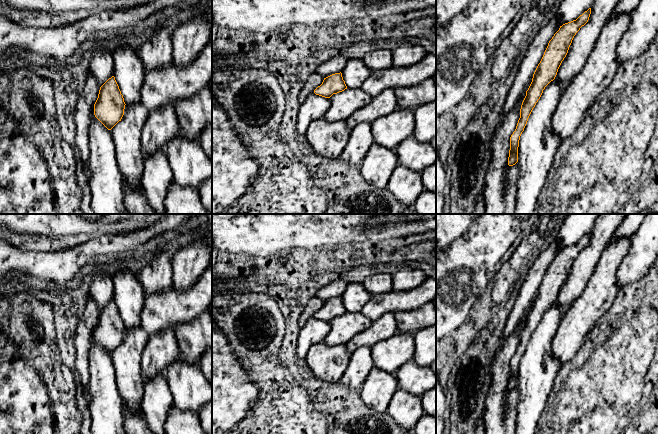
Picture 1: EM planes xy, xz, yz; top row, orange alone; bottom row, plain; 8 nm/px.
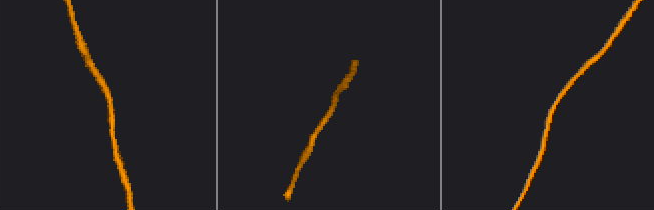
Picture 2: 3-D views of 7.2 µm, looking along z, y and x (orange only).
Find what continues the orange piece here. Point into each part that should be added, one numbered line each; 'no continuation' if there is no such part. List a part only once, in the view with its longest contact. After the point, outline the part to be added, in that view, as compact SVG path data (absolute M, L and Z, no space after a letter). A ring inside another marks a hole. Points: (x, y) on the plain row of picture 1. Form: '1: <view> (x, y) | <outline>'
no continuation

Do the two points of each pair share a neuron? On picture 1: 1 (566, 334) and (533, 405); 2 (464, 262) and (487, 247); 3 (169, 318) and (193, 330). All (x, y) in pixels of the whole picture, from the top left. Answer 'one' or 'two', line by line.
1: two
2: one
3: two

